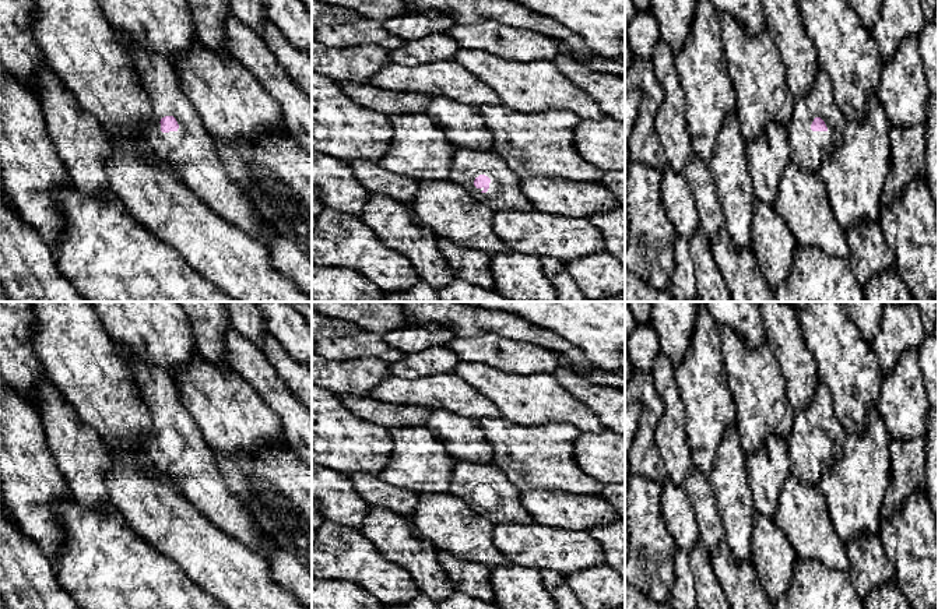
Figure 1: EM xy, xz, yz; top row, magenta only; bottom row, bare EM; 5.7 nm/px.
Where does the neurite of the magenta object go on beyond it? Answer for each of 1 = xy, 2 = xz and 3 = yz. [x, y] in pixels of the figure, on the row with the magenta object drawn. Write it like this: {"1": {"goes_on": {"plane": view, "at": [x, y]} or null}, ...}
{"1": {"goes_on": {"plane": "xy", "at": [189, 151]}}, "2": {"goes_on": {"plane": "xz", "at": [505, 192]}}, "3": {"goes_on": {"plane": "yz", "at": [808, 148]}}}

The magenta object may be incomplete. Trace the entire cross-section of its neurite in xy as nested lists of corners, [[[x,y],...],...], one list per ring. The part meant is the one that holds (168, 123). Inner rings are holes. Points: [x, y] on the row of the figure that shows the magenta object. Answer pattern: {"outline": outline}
{"outline": [[[115,29],[115,35],[150,98],[151,115],[141,126],[147,147],[215,214],[259,243],[270,244],[278,236],[277,230],[228,175],[214,148],[212,135],[183,94],[172,63],[136,46],[119,29]]]}

